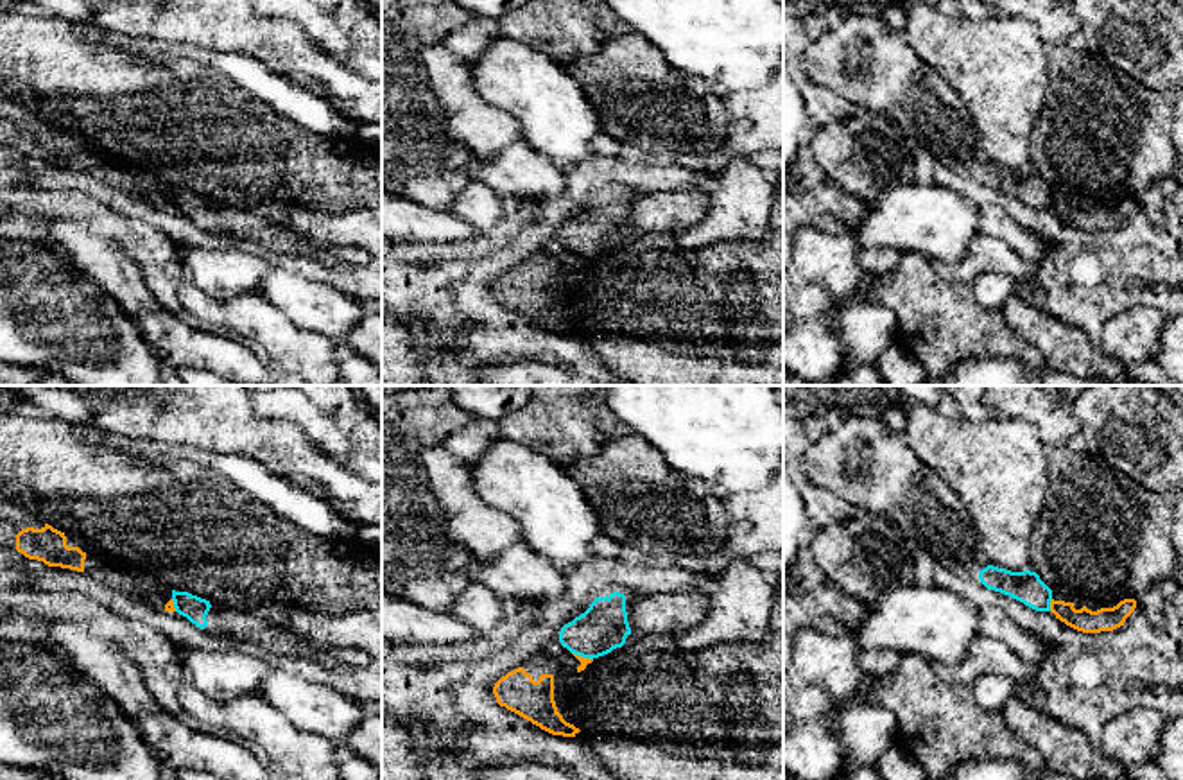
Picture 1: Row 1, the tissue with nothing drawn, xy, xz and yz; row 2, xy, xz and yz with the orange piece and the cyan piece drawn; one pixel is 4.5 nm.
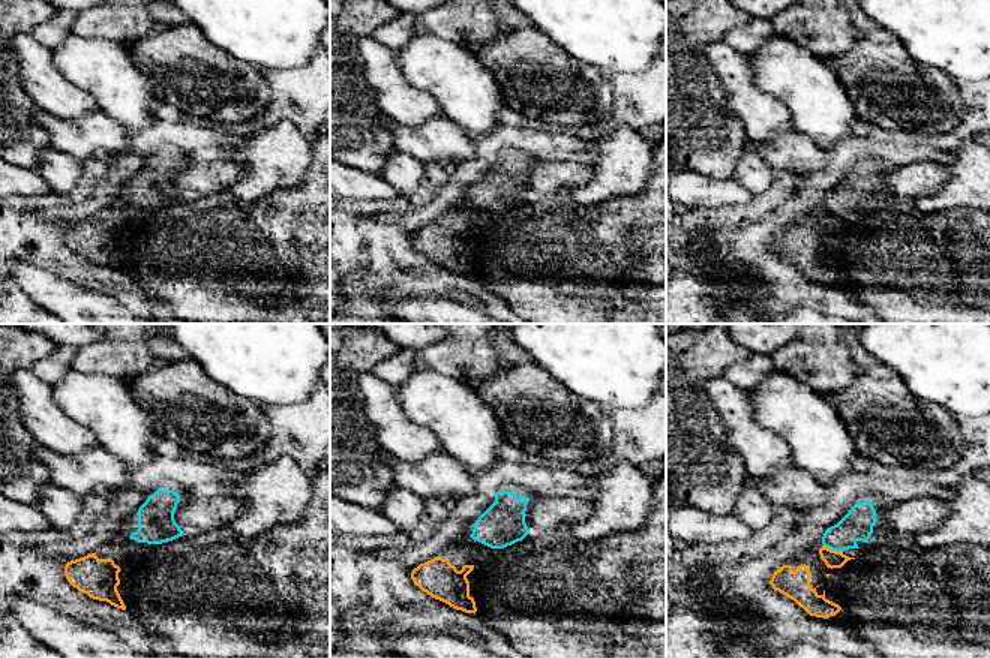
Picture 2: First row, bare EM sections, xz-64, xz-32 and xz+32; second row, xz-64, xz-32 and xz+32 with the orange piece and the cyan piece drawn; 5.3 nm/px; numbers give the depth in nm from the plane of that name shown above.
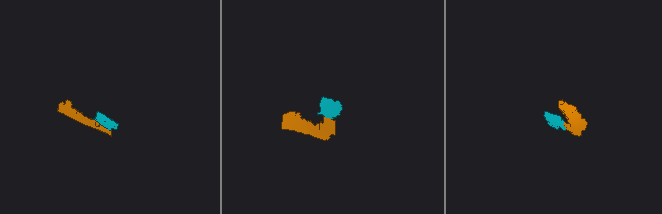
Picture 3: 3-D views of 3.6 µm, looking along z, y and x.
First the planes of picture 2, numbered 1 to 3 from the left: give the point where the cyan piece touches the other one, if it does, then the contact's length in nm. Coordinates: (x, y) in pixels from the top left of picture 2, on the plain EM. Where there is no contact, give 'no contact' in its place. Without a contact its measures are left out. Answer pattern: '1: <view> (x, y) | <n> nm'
1: no contact
2: no contact
3: xz+32 (833, 215) | 110 nm

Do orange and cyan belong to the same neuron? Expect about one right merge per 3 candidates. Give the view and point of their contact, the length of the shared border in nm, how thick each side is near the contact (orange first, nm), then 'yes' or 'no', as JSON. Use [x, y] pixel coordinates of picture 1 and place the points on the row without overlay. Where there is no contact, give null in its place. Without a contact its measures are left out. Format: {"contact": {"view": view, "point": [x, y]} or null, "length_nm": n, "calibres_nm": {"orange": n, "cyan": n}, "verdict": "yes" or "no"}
{"contact": {"view": "yz", "point": [1051, 203]}, "length_nm": 60, "calibres_nm": {"orange": 110, "cyan": 140}, "verdict": "no"}

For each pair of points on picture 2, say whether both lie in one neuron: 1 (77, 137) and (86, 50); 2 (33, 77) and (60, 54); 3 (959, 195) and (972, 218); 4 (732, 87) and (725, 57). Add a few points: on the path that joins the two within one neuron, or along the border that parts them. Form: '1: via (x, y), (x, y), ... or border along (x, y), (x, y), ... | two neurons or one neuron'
1: via (102, 126), (111, 117), (111, 78), (108, 75) | one neuron
2: border along (51, 48), (54, 65), (75, 86) | two neurons
3: border along (959, 207), (974, 210) | two neurons
4: via (732, 80), (732, 69), (728, 65) | one neuron

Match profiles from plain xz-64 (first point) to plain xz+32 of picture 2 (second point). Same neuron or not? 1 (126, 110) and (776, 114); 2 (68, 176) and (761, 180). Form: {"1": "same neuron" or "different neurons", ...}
{"1": "different neurons", "2": "same neuron"}

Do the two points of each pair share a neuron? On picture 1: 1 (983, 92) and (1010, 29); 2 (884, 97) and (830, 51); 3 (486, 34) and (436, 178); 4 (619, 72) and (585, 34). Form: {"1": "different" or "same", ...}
{"1": "same", "2": "same", "3": "different", "4": "different"}

